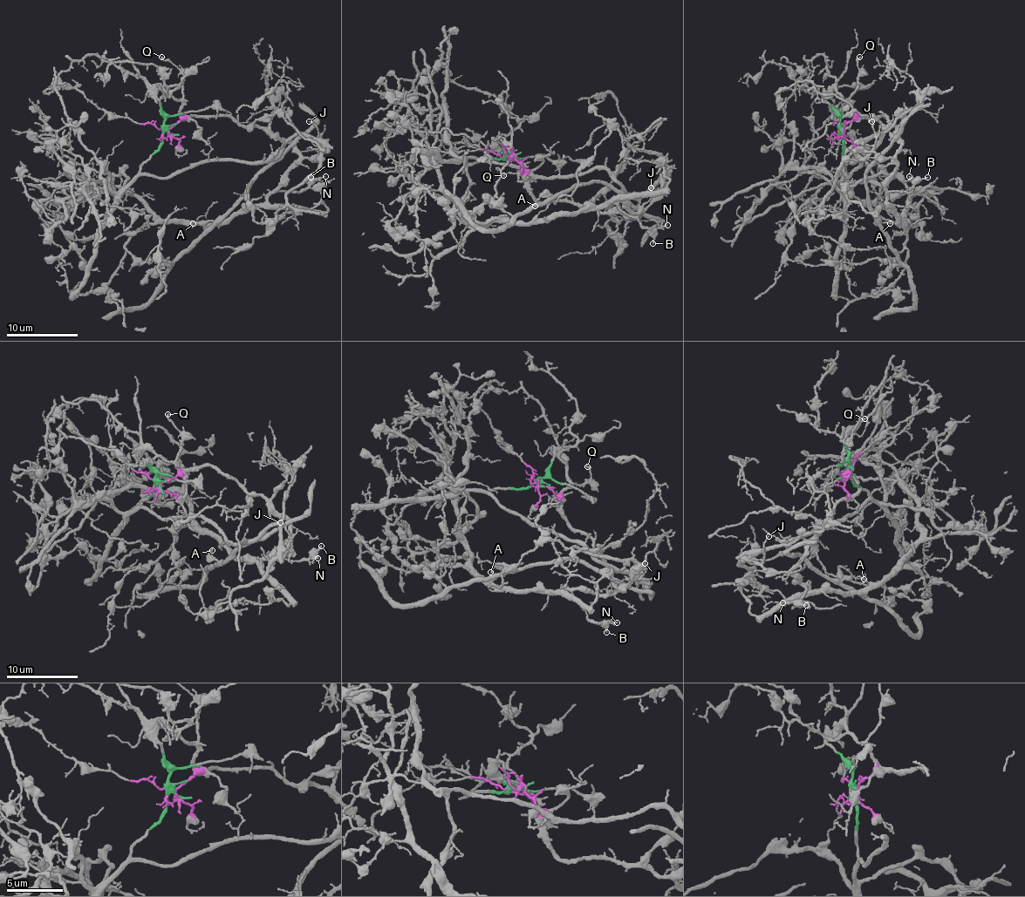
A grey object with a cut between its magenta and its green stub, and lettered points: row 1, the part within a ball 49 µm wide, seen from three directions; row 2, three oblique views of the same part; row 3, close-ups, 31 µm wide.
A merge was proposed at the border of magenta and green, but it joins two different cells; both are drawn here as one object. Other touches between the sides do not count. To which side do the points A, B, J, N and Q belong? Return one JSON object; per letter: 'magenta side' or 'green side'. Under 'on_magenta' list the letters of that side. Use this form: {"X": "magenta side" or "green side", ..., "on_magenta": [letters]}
{"A": "green side", "B": "magenta side", "J": "magenta side", "N": "magenta side", "Q": "magenta side", "on_magenta": ["B", "J", "N", "Q"]}

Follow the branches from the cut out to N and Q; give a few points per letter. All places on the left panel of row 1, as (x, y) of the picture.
N: (165, 129), (181, 118), (231, 117), (265, 127), (299, 156), (276, 190), (299, 192), (324, 175)
Q: (165, 129), (172, 127), (181, 118), (185, 98), (183, 73), (161, 57)

